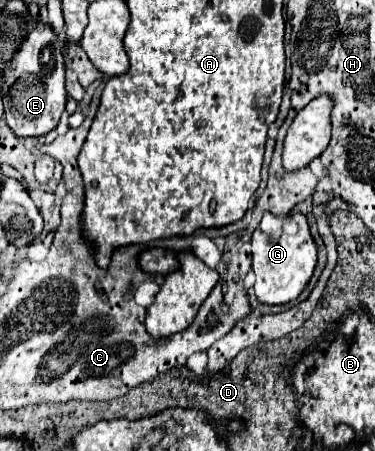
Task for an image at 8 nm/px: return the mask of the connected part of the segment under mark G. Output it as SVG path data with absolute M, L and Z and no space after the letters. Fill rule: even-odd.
M266 213L252 235L252 271L256 273L254 295L260 303L282 305L298 299L306 289L316 267L316 243L310 235L308 219L302 213L296 213L288 219L280 219L272 213ZM288 227L296 227L290 231Z

